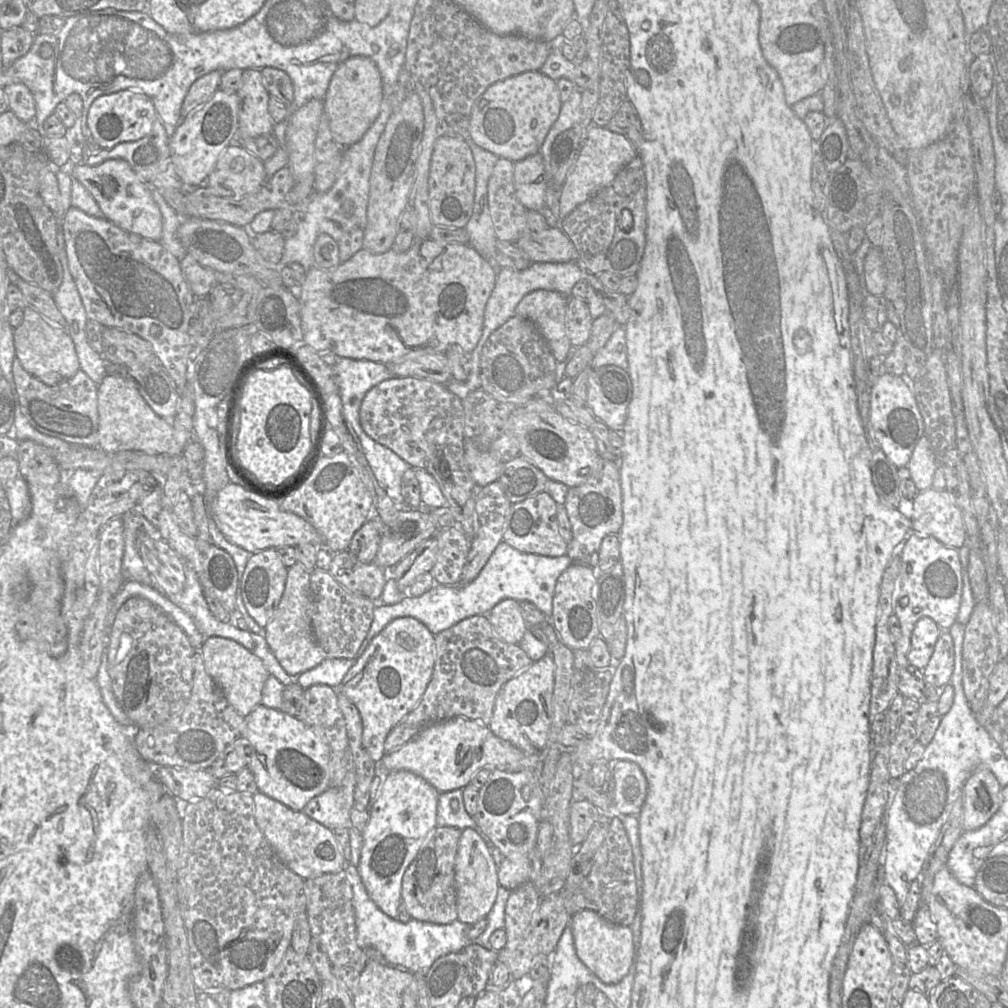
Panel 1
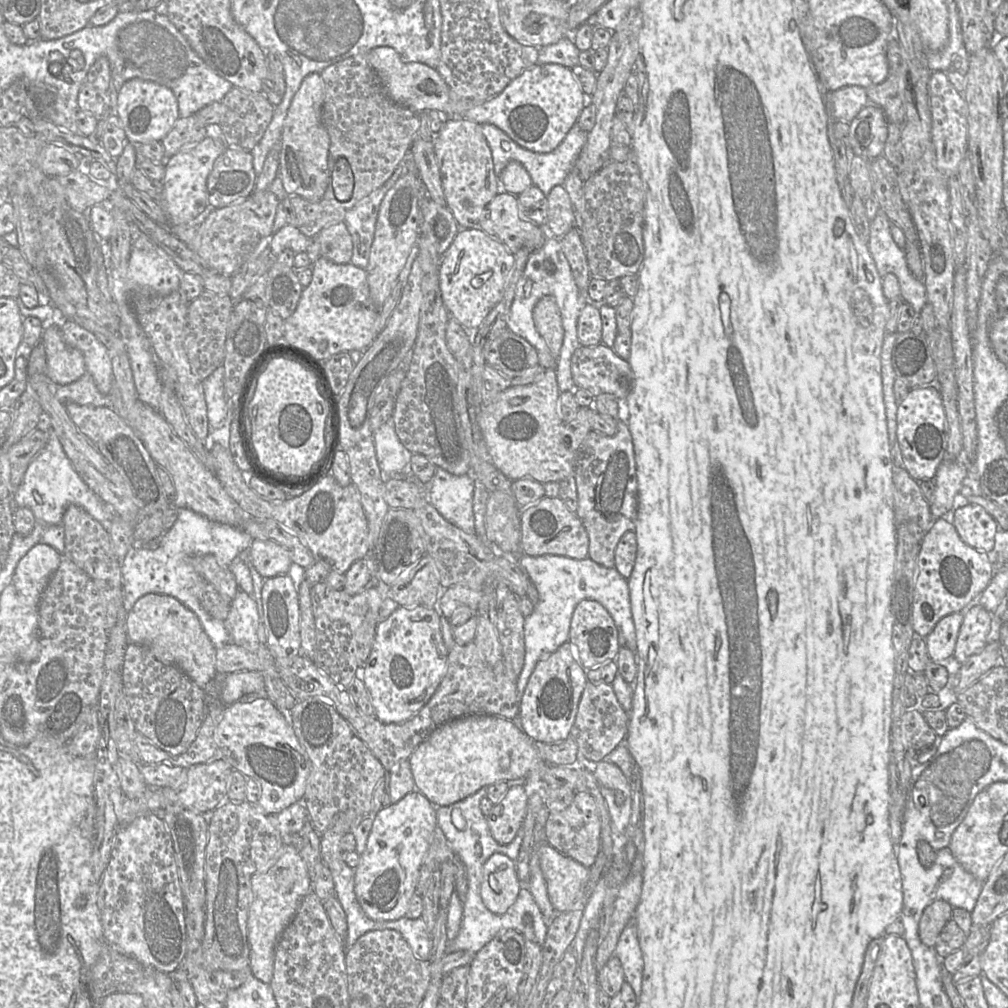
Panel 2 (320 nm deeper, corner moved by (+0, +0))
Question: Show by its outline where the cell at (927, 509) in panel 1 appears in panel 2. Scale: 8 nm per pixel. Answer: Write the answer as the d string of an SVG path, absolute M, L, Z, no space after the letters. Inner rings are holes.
M969 503L956 508L953 525L960 538L970 547L986 553L994 549L999 527L983 507Z

